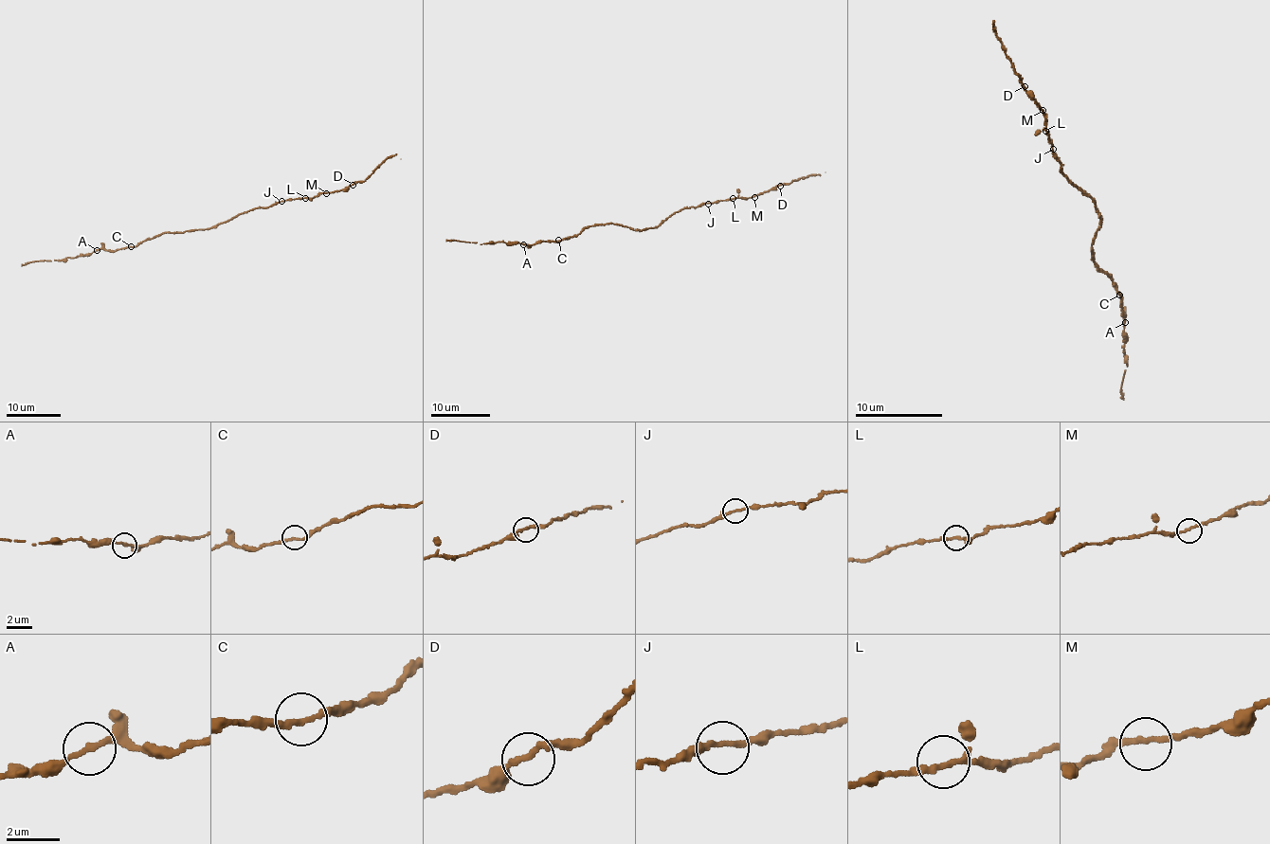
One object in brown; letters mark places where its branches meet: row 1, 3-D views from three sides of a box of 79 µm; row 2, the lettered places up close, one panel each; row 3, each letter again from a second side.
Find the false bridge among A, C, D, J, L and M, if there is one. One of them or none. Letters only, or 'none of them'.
none of them

